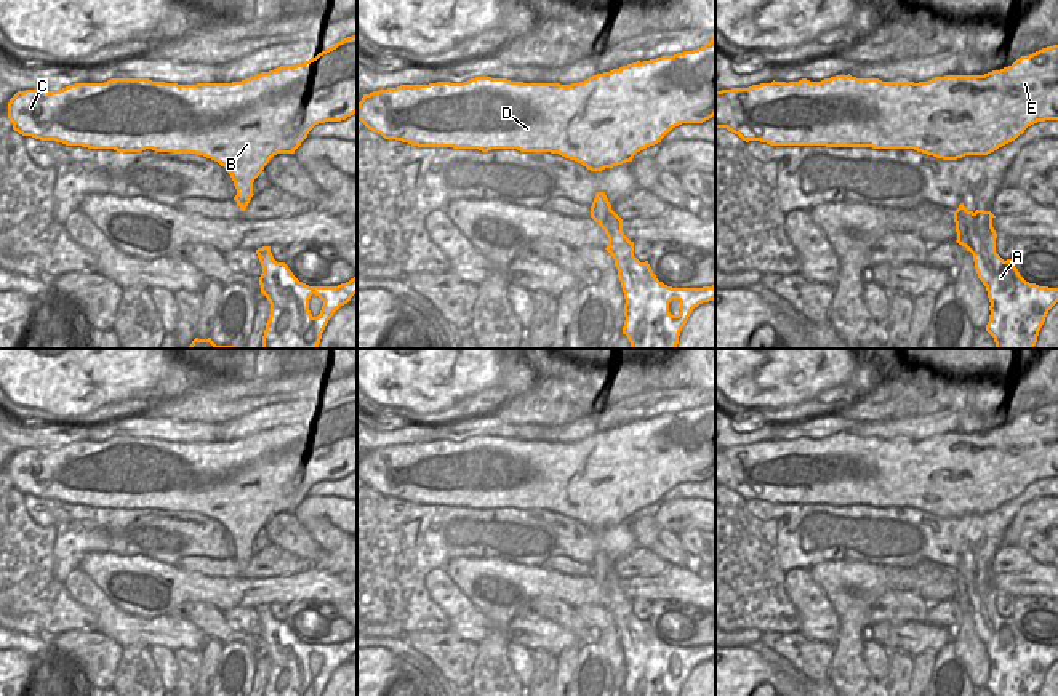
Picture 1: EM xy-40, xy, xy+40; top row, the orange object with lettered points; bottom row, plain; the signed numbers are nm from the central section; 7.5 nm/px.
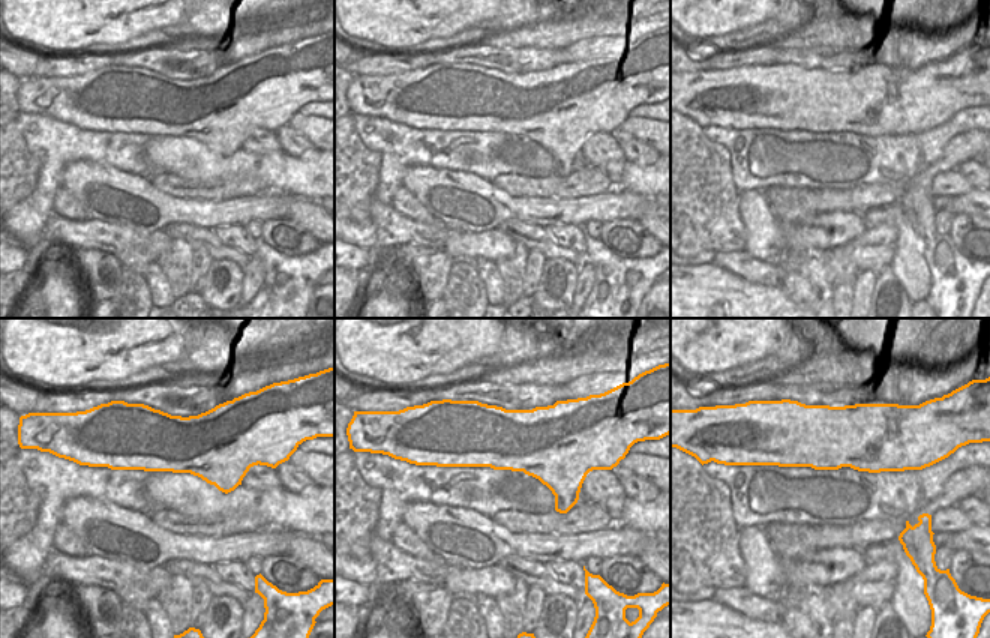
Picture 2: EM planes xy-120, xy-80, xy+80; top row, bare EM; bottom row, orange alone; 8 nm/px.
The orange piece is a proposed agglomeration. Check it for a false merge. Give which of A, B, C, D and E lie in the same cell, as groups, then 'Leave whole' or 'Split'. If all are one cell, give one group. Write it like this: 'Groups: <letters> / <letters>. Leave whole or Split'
Groups: A / B C D E. Split.

